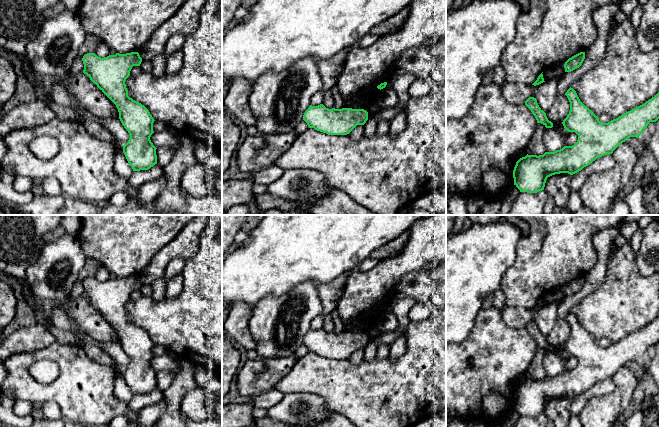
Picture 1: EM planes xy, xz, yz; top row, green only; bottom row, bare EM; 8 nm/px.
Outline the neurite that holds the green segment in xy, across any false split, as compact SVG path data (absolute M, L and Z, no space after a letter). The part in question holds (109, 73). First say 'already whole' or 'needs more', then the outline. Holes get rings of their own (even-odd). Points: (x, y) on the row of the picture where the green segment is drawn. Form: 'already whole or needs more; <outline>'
already whole; M138 52L116 53L98 57L87 53L82 58L83 73L116 105L119 119L130 138L123 145L123 153L133 171L148 170L157 164L156 147L150 140L154 118L141 103L128 96L125 81L133 66L140 66Z

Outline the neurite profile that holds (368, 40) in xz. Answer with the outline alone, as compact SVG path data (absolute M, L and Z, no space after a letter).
M368 34L364 36L355 46L365 48L374 44L380 36Z

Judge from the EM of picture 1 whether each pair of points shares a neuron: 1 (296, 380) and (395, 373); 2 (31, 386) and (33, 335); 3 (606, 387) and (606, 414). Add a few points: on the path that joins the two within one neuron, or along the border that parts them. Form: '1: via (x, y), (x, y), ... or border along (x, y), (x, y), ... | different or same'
1: via (321, 380), (370, 380) | same
2: border along (54, 342), (43, 348), (17, 352), (10, 356) | different
3: border along (612, 378), (615, 389), (593, 396), (585, 406) | different

